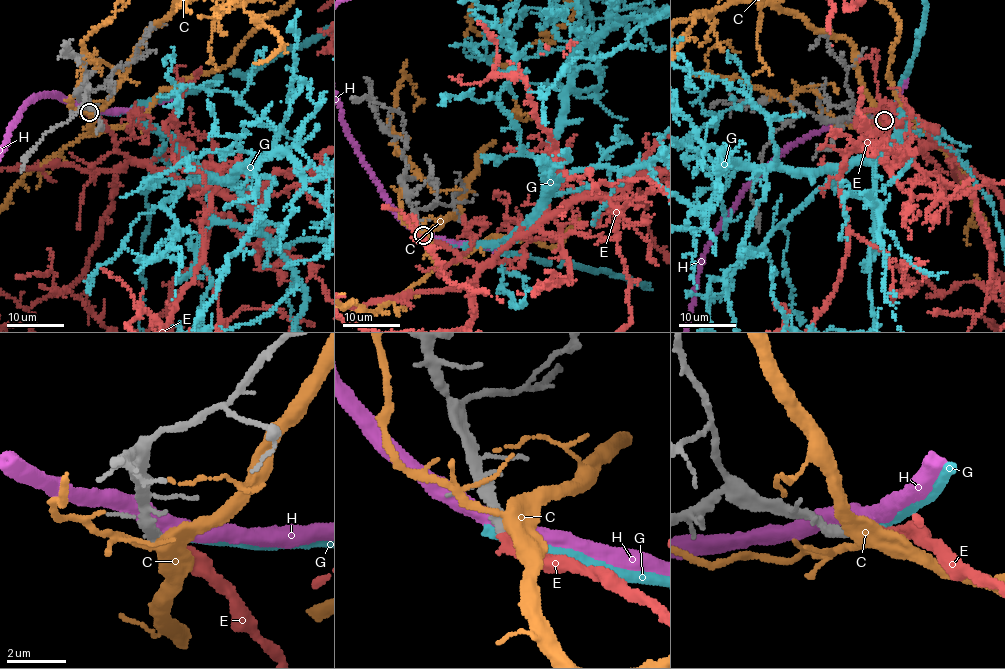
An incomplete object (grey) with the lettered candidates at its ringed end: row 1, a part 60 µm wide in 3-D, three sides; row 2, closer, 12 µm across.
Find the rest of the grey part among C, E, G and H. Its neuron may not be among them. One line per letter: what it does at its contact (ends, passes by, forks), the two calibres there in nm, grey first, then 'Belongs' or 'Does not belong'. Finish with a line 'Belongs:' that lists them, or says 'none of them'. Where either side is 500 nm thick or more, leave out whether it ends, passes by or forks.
C: It forks there. Thickness 400 nm (grey) against 440 nm. Does not belong
E: It ends there. Thickness 360 nm (grey) against 360 nm. Belongs
G: It ends there. Thickness 360 nm (grey) against 480 nm. Does not belong
H: It passes by. Thickness 360 nm (grey) against 480 nm. Does not belong
Belongs: E

